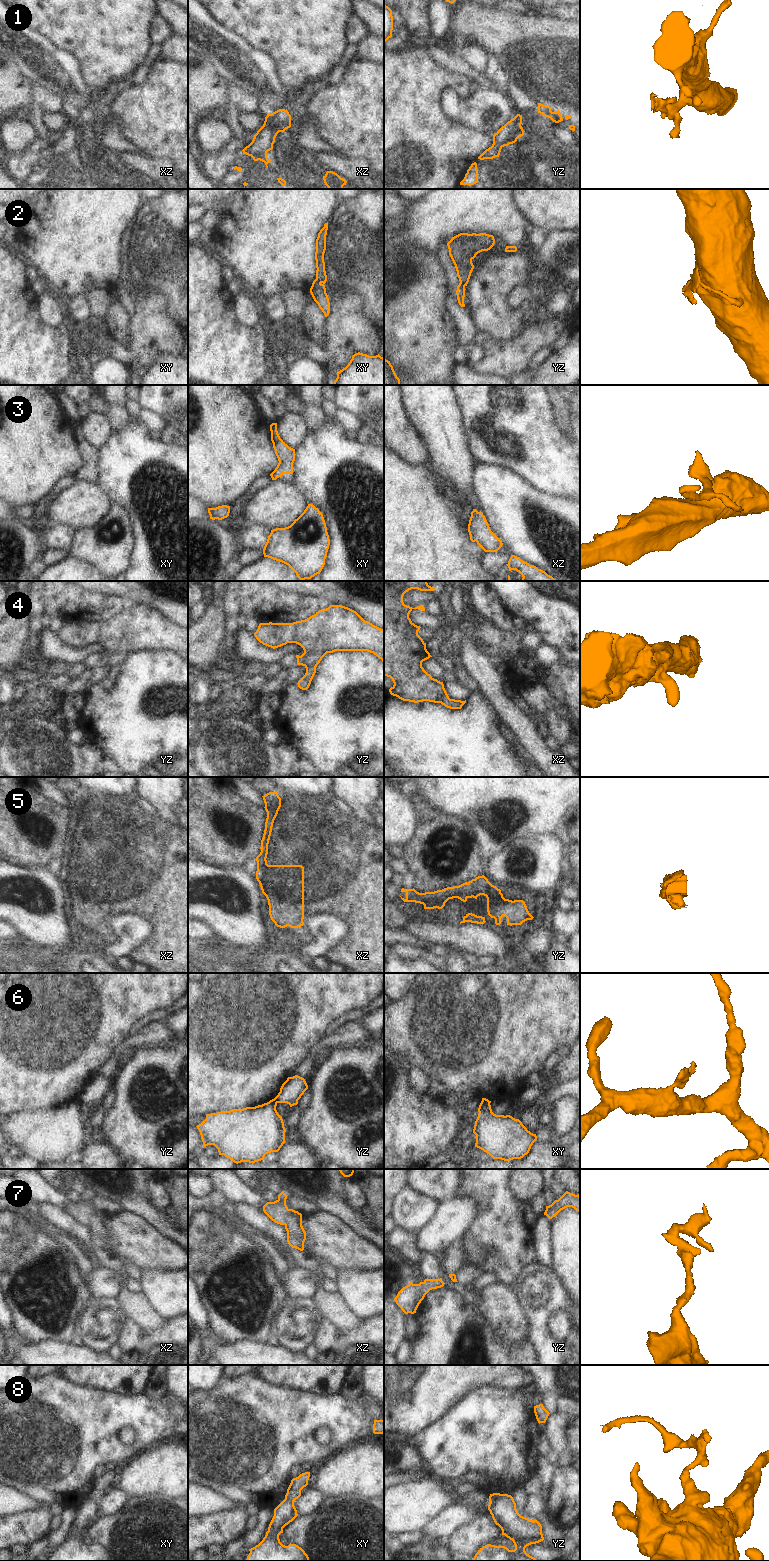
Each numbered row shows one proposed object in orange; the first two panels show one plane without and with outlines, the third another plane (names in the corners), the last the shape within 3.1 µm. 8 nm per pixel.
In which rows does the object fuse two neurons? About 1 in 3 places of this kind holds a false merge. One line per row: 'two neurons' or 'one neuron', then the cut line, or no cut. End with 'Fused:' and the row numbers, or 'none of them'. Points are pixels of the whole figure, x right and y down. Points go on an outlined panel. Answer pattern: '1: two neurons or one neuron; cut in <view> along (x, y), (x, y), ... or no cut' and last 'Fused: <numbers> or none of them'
1: two neurons; cut in yz along (520, 125), (512, 129), (508, 143)
2: two neurons; cut in xy along (315, 279), (320, 283)
3: one neuron; no cut
4: one neuron; no cut
5: two neurons; cut in yz along (466, 883), (466, 895), (468, 897)
6: two neurons; cut in yz along (273, 1099), (276, 1103)
7: one neuron; no cut
8: two neurons; cut in yz along (501, 1494), (490, 1503)
Fused: 1, 2, 5, 6, 8

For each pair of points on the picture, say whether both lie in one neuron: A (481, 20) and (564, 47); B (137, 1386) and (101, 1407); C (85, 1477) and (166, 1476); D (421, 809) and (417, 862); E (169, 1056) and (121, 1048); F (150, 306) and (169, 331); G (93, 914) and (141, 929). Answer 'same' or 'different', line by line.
A: same
B: different
C: different
D: same
E: different
F: same
G: different

